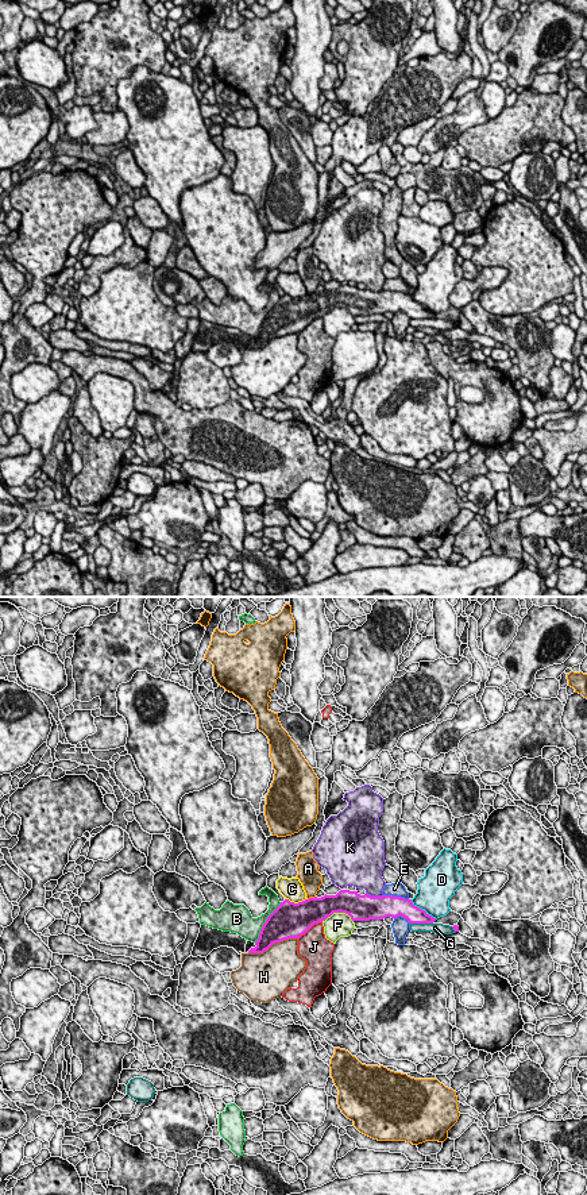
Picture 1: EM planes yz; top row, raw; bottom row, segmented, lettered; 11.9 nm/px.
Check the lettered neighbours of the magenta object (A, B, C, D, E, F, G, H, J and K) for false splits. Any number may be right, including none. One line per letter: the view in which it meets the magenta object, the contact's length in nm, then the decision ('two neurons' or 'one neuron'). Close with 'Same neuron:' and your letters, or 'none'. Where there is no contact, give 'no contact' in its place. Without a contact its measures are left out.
A: meets magenta in yz; contact 110 nm long; two neurons
B: meets magenta in yz; contact 600 nm long; two neurons
C: meets magenta in yz; contact 280 nm long; two neurons
D: meets magenta in yz; contact 400 nm long; two neurons
E: meets magenta in yz; contact 320 nm long; two neurons
F: meets magenta in yz; contact 380 nm long; two neurons
G: meets magenta in yz; contact 280 nm long; two neurons
H: meets magenta in yz; contact 600 nm long; two neurons
J: meets magenta in yz; contact 360 nm long; two neurons
K: meets magenta in yz; contact 220 nm long; two neurons
Same neuron: none

